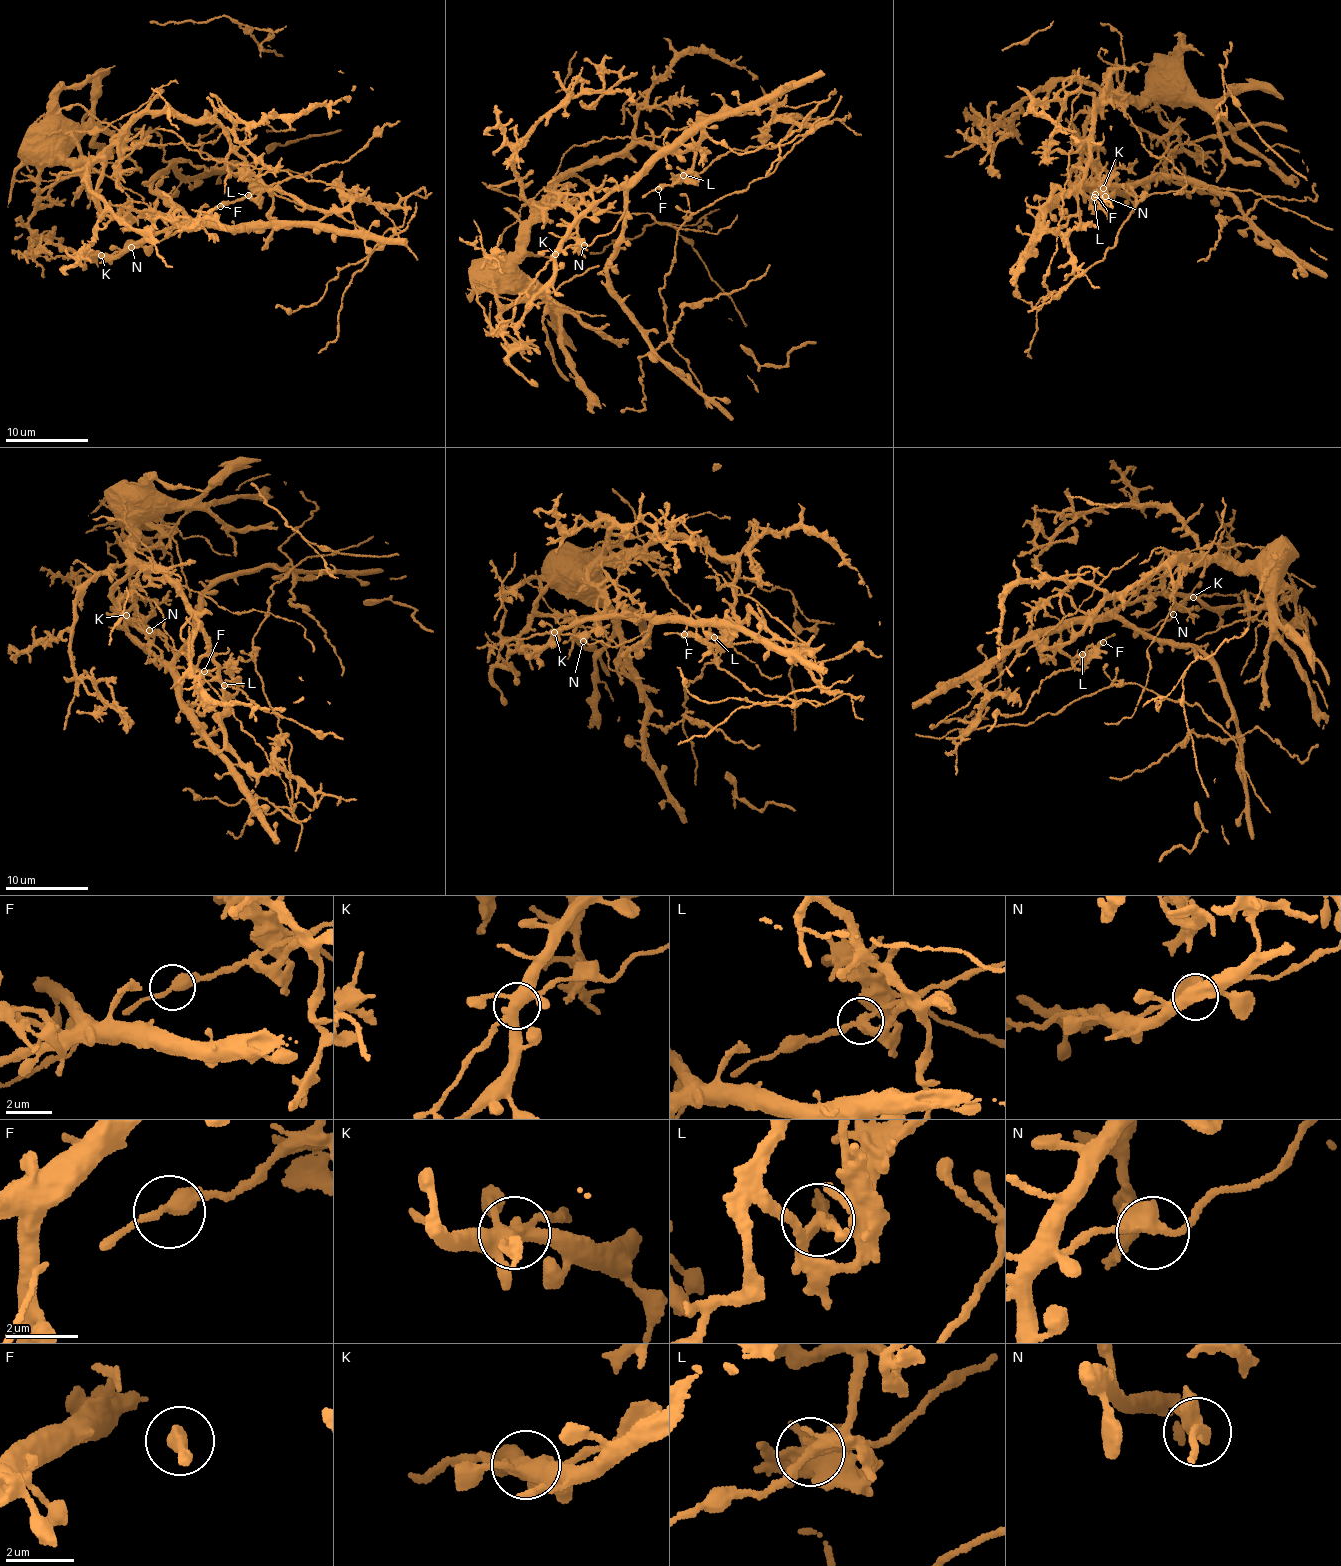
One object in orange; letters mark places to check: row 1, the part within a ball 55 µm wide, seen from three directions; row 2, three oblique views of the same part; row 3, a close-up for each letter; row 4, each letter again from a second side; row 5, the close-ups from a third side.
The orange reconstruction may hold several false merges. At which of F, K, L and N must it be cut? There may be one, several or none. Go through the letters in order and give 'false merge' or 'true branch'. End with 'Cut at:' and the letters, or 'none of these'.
F: true branch
K: false merge
L: false merge
N: true branch
Cut at: K, L

